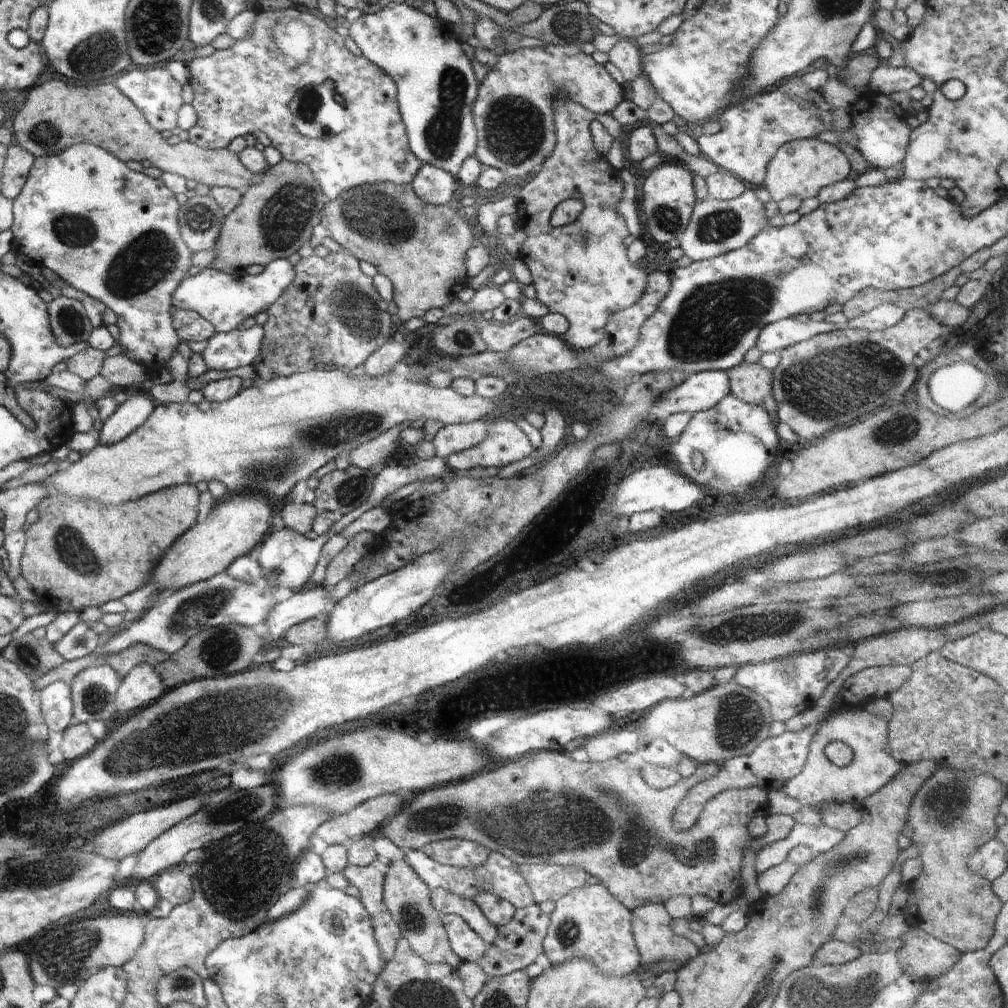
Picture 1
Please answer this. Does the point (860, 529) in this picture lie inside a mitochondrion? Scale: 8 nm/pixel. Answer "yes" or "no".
no

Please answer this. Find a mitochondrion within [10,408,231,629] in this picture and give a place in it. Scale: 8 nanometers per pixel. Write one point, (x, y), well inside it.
(75, 552)

